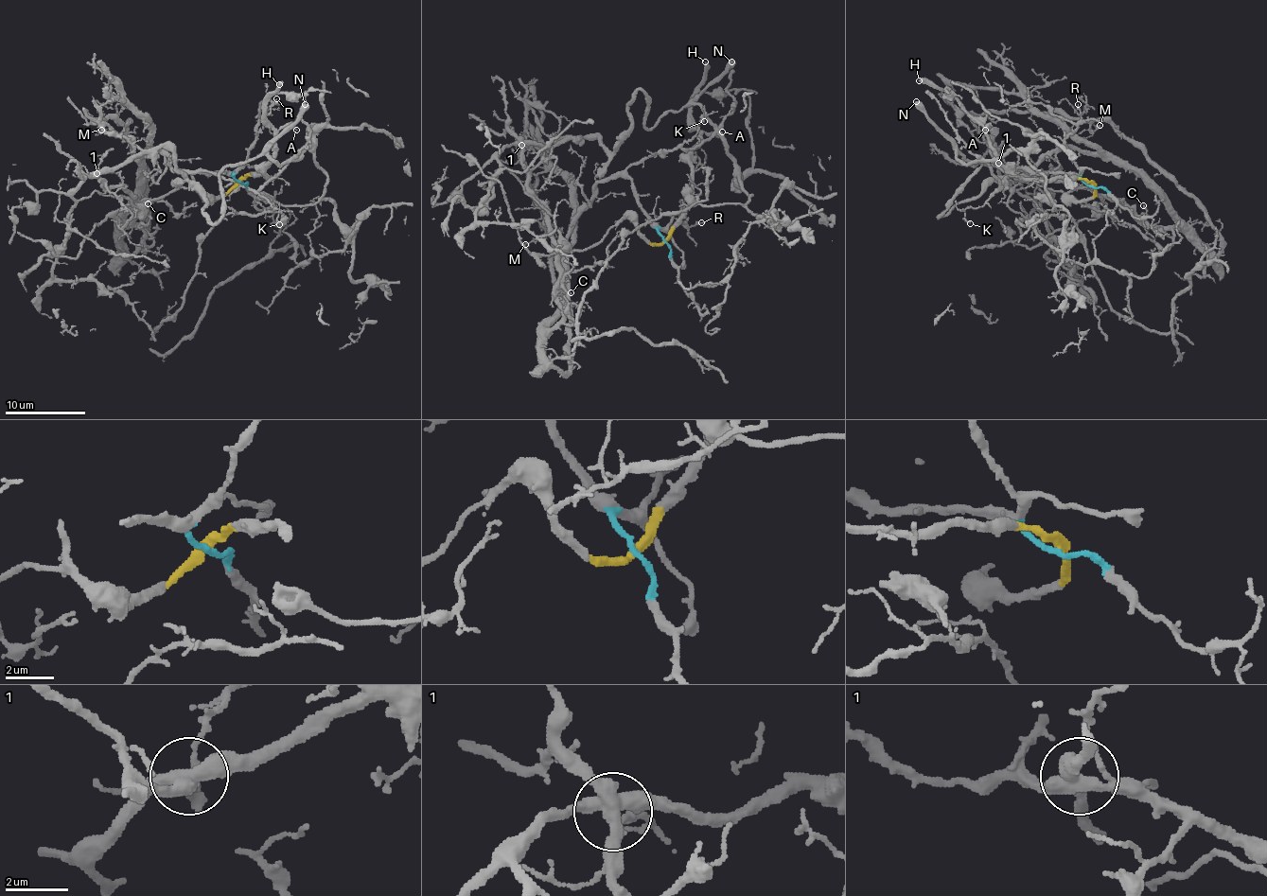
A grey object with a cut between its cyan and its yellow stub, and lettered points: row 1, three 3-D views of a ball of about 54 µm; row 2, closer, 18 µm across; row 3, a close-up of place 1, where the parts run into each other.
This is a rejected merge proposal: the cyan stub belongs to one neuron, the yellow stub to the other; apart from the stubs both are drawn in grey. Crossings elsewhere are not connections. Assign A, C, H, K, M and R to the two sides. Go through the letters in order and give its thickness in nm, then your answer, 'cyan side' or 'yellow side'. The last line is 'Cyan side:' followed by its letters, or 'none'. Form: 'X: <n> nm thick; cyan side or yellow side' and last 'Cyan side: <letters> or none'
A: 190 nm thick; yellow side
C: 120 nm thick; cyan side
H: 420 nm thick; yellow side
K: 140 nm thick; cyan side
M: 100 nm thick; cyan side
R: 140 nm thick; cyan side
Cyan side: C, K, M, R

